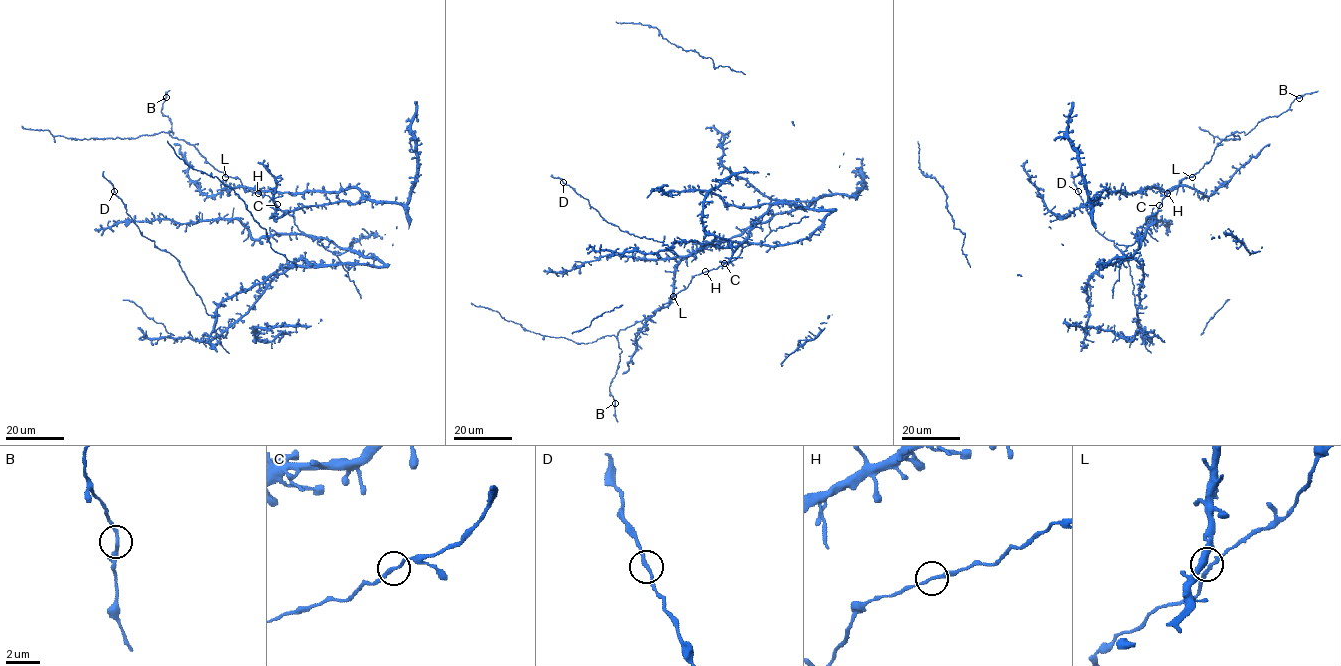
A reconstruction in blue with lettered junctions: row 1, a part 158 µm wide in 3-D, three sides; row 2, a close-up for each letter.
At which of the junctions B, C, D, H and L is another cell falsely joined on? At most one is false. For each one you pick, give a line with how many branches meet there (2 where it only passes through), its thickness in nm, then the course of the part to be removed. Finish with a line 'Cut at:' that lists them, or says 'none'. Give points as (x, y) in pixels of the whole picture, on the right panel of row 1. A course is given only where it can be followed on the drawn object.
Cut at: none

